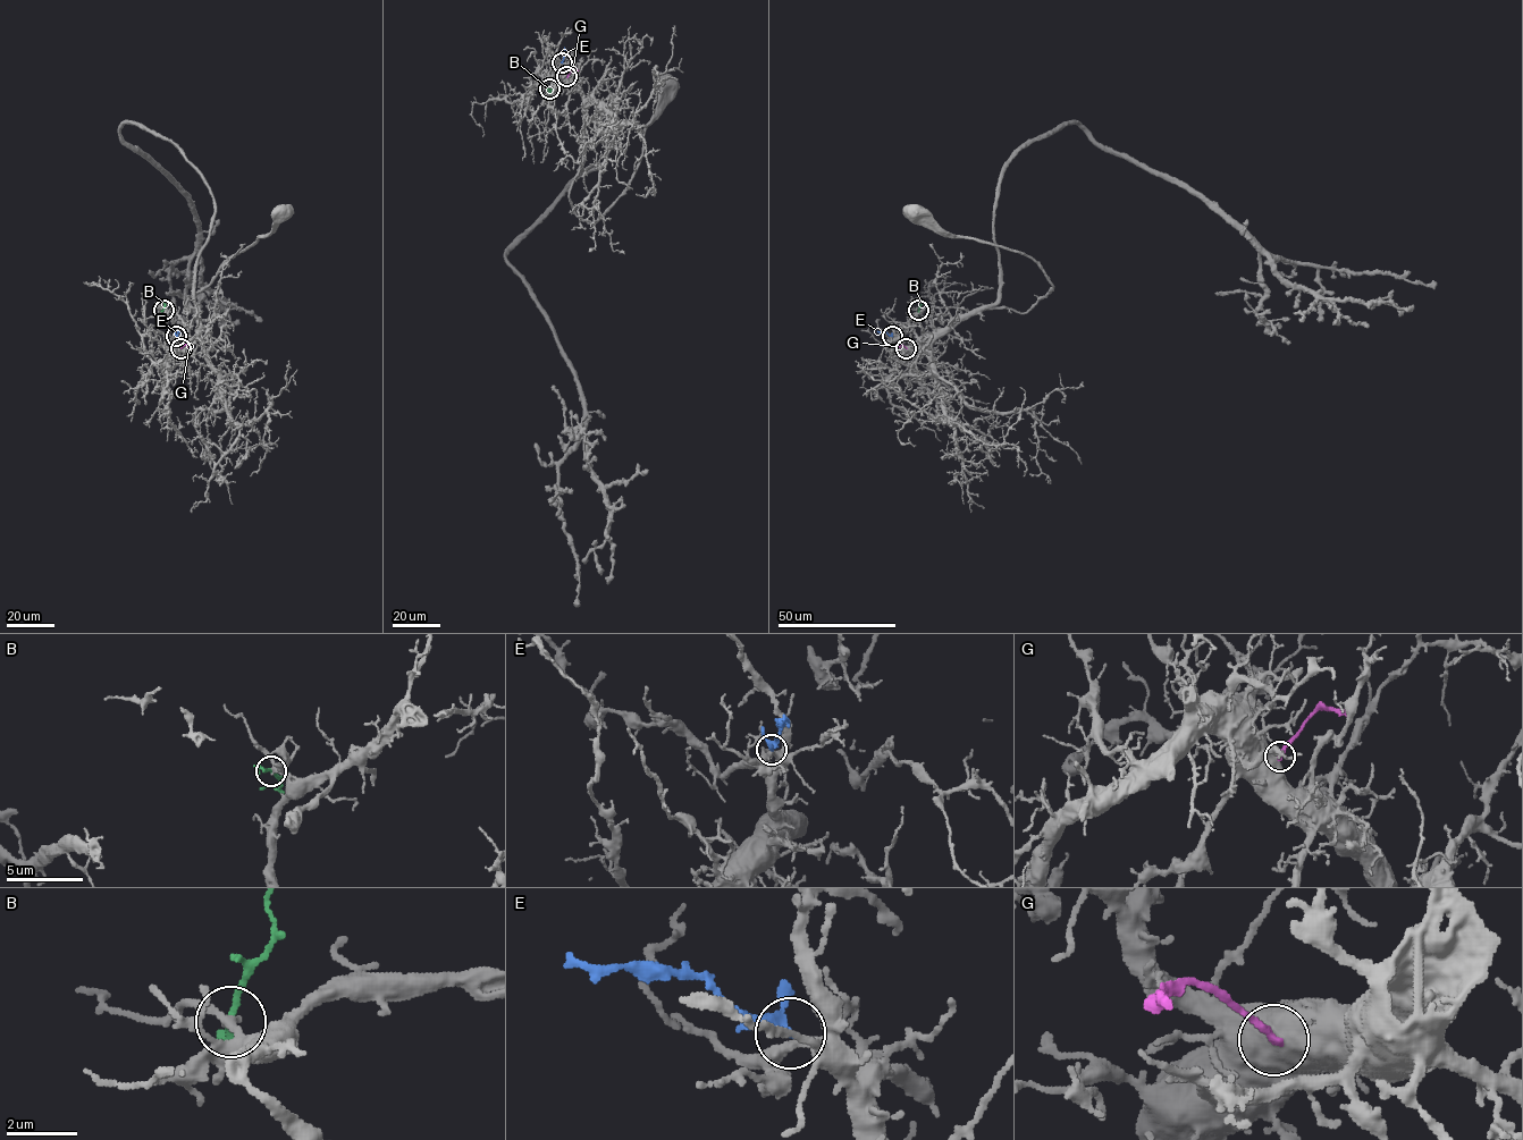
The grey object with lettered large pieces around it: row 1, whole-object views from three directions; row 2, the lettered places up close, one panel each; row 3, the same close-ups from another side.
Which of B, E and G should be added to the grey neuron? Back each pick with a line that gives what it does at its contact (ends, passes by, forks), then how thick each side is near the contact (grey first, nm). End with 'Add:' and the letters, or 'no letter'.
E: it passes by; 320 nm thick on the grey side, 260 nm on the other
Add: E

